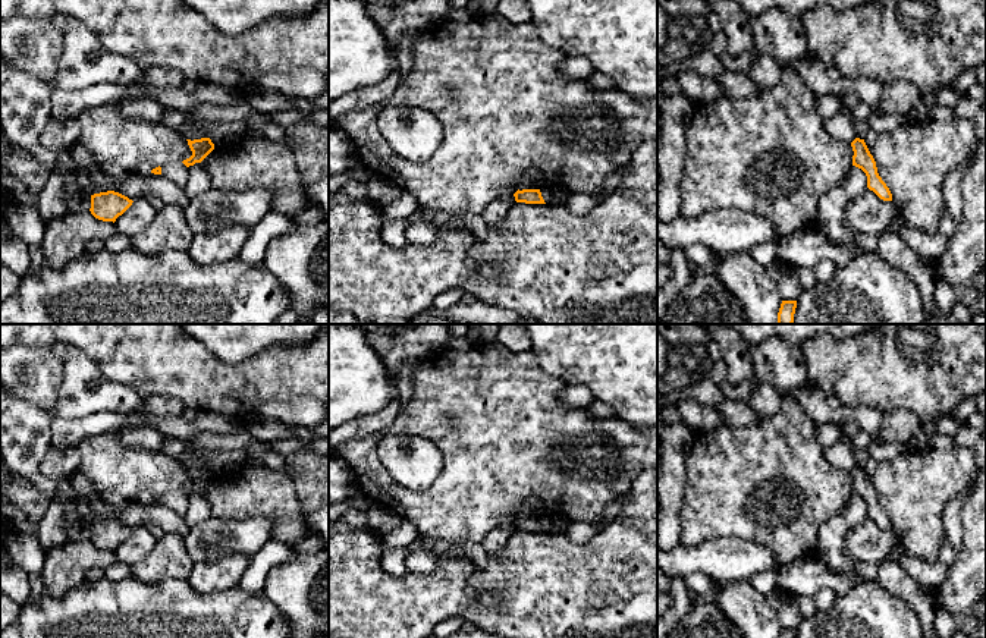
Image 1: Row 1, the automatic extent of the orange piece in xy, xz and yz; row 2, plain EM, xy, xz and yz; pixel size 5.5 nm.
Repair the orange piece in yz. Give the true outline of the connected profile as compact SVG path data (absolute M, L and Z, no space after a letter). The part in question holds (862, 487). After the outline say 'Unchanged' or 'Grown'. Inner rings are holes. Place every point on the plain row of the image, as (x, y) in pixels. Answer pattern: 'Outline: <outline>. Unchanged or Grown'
Outline: M855 466L851 471L854 484L852 484L852 494L861 497L867 505L867 516L873 519L880 528L892 529L892 522L886 512L877 502L876 490L870 483L864 468Z. Unchanged

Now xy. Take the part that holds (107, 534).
Outline: M107 519L107 521L100 521L91 524L91 543L103 550L116 550L119 544L122 544L131 534L132 528L128 525L114 521L114 519Z. Unchanged

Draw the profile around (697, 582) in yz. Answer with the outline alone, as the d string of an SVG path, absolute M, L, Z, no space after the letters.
M693 572L685 578L687 587L690 591L695 594L707 594L713 591L713 581L701 573L701 572Z

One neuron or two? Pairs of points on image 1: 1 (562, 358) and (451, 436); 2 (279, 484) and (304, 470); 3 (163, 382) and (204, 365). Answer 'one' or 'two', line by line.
1: two
2: two
3: one

